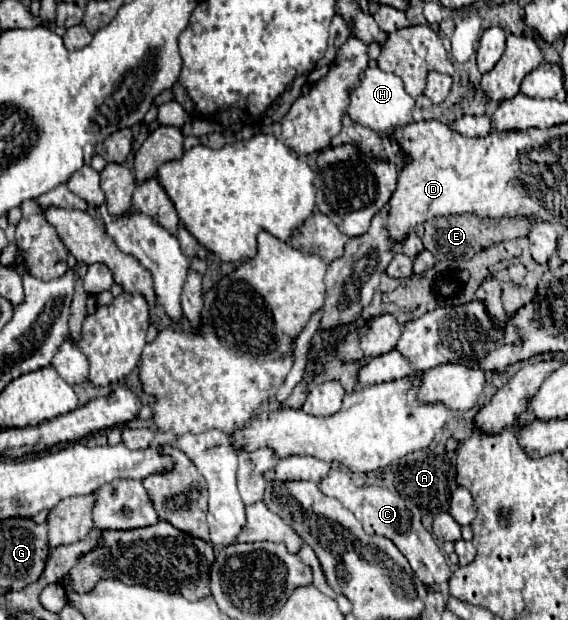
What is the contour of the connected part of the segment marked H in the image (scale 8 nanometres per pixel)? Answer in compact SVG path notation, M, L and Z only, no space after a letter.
M367 68L361 76L361 82L349 90L349 106L345 110L345 114L357 122L357 124L363 124L375 132L391 132L395 126L403 126L403 124L409 124L413 122L413 106L415 106L415 100L405 92L403 88L403 82L399 76L395 74L387 74L379 68Z

